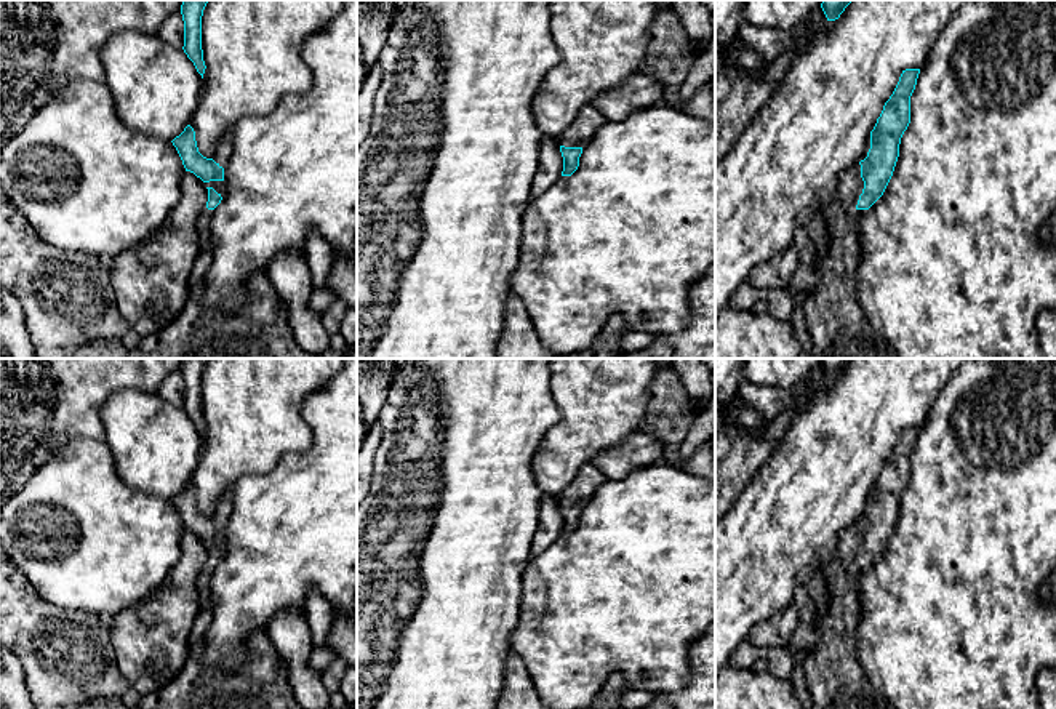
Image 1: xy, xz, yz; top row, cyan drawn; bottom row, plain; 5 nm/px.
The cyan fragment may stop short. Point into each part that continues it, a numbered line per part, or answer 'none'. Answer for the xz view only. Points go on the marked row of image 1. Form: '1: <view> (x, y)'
1: xz (589, 119)

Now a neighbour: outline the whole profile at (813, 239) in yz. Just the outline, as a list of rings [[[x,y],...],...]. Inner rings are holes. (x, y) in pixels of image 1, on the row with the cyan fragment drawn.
[[[822,214],[810,218],[795,232],[794,246],[803,266],[813,267],[816,262],[826,259],[830,248],[830,232]]]

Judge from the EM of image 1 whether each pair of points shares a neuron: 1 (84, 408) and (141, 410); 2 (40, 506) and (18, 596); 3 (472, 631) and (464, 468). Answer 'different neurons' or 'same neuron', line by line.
1: different neurons
2: different neurons
3: same neuron

